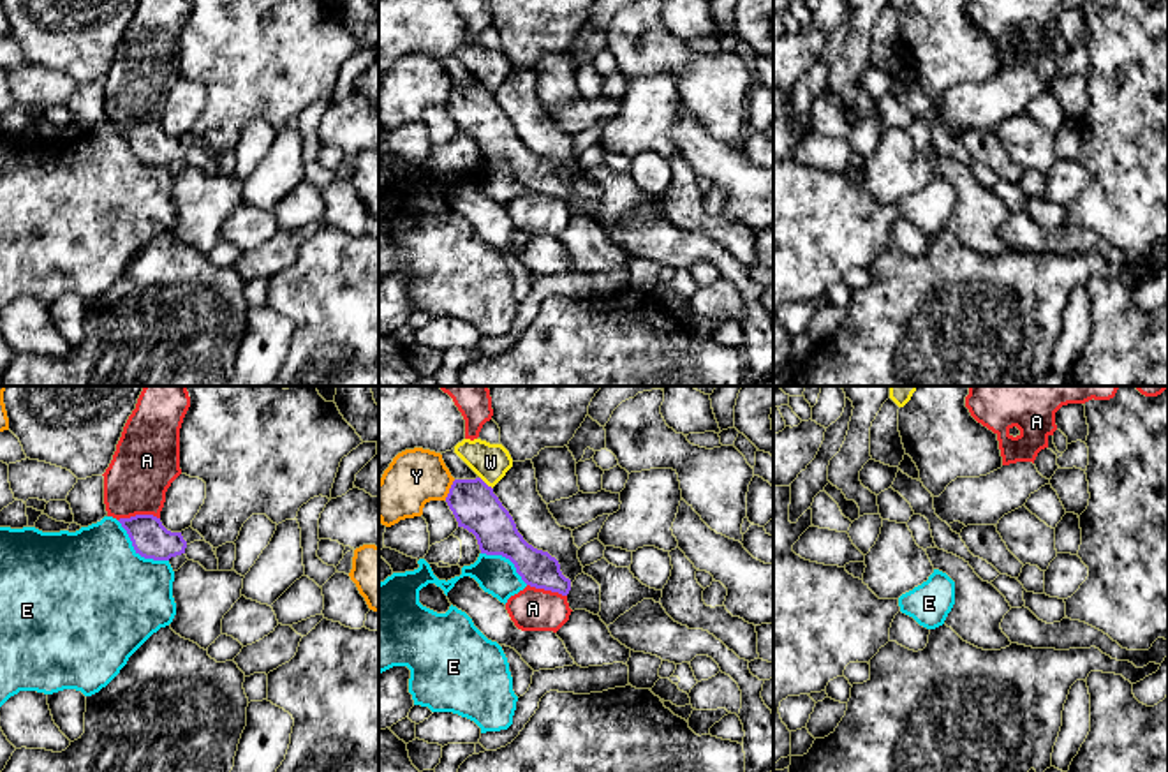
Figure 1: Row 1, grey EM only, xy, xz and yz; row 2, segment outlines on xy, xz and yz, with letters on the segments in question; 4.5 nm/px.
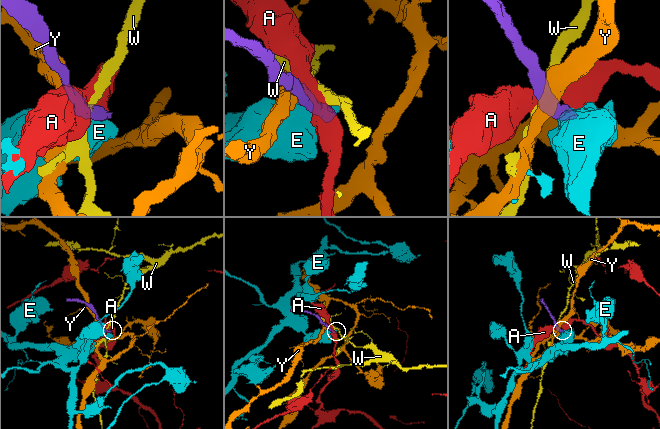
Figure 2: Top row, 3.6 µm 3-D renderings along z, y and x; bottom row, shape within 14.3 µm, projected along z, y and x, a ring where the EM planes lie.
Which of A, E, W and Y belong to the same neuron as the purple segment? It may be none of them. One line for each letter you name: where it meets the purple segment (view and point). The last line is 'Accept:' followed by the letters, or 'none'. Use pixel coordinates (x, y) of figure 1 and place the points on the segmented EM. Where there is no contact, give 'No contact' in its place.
Accept: none

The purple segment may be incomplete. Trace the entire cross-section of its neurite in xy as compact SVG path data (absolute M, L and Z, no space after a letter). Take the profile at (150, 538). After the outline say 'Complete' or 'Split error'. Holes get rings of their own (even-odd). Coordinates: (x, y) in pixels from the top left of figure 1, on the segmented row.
M136 515L118 520L127 531L136 553L144 559L169 560L171 557L185 553L185 548L194 541L204 538L192 527L181 532L167 531L160 518L153 515Z. Split error

